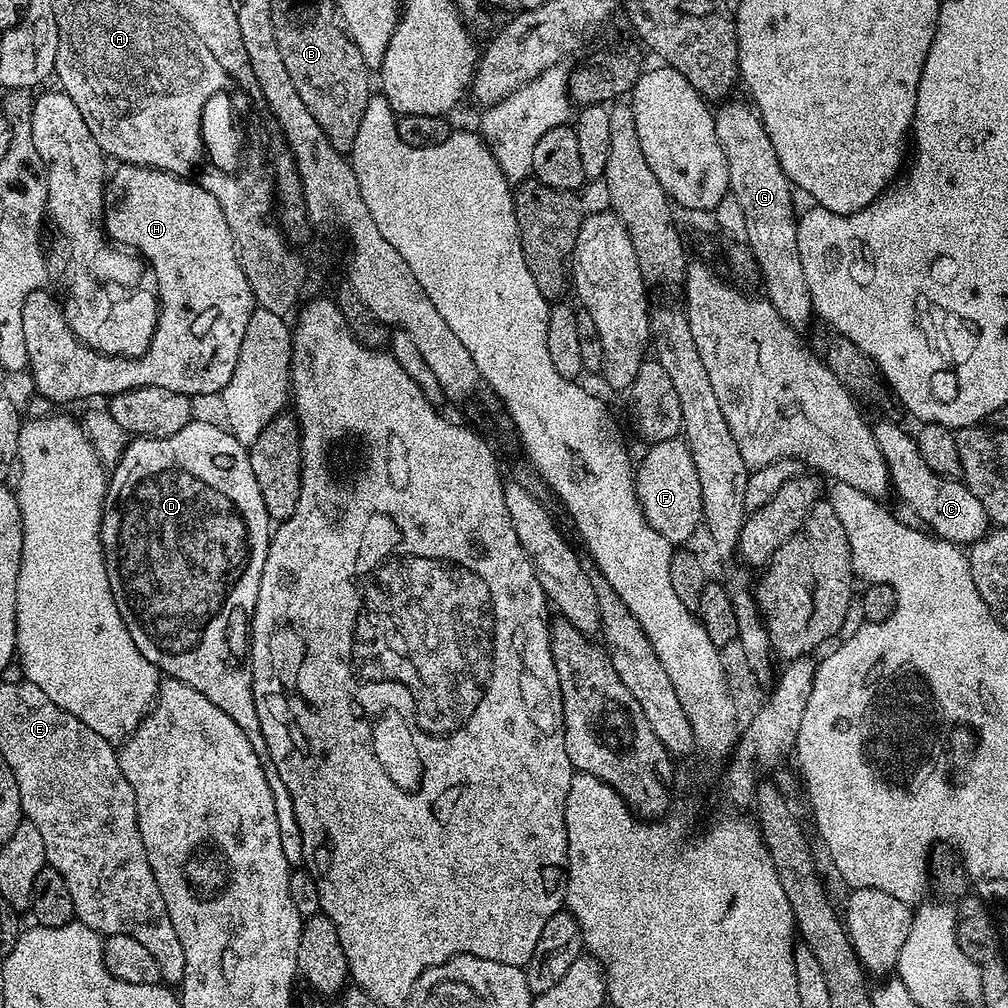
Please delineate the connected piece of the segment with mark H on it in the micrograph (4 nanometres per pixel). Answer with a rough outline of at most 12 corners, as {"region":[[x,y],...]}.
{"region":[[117,163],[104,231],[159,308],[140,356],[22,302],[35,395],[162,386],[215,397],[258,307],[226,214],[195,179]]}

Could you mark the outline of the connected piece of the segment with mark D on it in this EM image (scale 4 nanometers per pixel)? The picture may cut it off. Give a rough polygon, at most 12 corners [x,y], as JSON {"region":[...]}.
{"region":[[129,439],[100,545],[134,646],[250,738],[270,521],[248,448]]}

